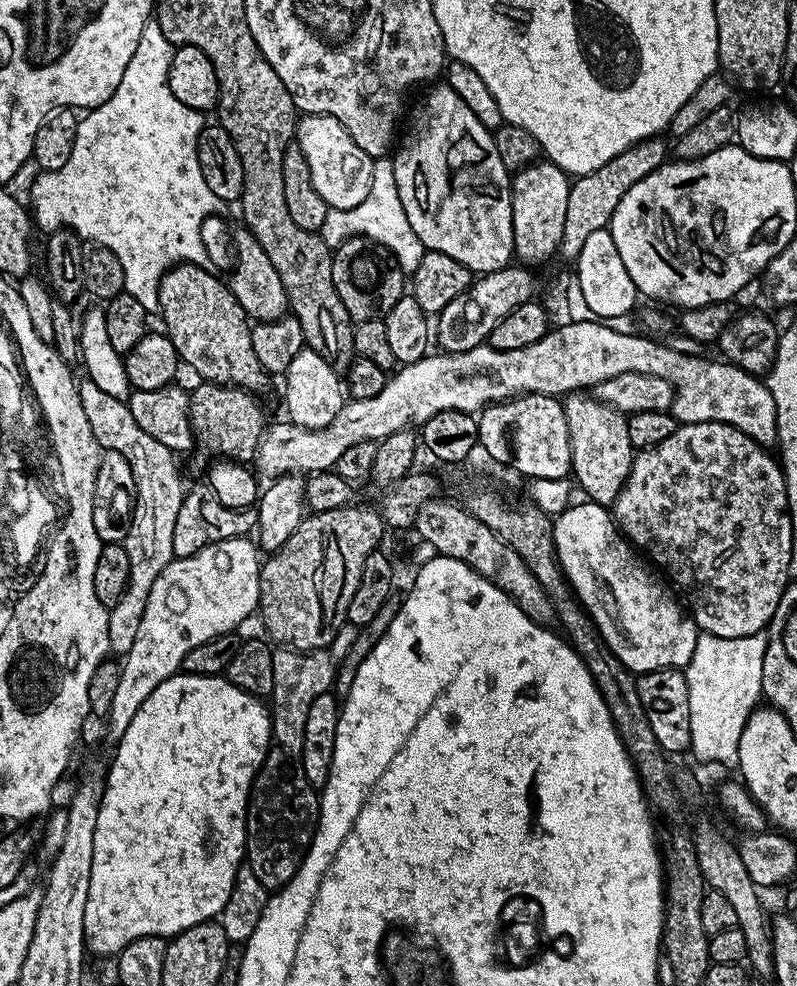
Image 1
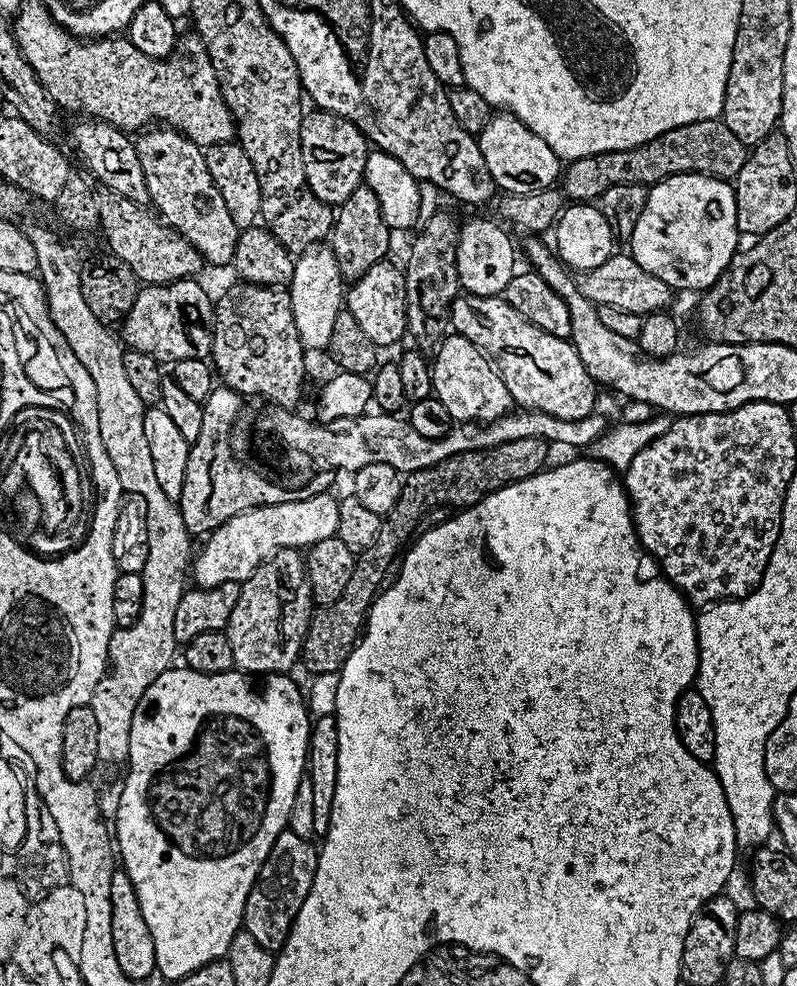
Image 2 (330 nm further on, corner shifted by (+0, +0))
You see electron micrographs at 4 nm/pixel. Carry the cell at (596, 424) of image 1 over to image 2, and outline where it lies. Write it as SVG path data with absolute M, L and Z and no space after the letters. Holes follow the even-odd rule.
M461 294L456 297L450 309L450 328L457 336L465 336L470 343L484 356L492 361L495 369L499 372L502 382L506 382L506 390L510 390L513 405L519 406L524 410L533 412L545 412L546 414L554 414L556 418L570 418L577 420L578 418L586 418L593 415L597 411L596 408L596 391L598 385L593 380L592 375L586 370L586 366L582 362L582 358L578 358L578 350L573 346L571 339L563 340L562 338L554 338L554 334L546 334L546 330L538 330L538 326L534 326L530 322L526 322L522 318L522 314L518 314L518 310L514 310L514 306L510 306L504 301L503 295L498 296L473 296L471 294Z

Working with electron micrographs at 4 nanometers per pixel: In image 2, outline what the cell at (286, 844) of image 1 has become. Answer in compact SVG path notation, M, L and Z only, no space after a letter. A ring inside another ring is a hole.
M287 830L282 834L278 834L278 838L274 842L274 846L270 850L270 854L250 890L250 894L246 898L244 919L242 921L243 931L248 932L250 938L255 938L258 941L258 946L262 946L267 952L279 953L288 940L290 930L298 918L298 910L302 910L302 902L306 902L306 894L310 894L312 889L314 874L319 861L318 848L312 840L298 838L298 834Z

